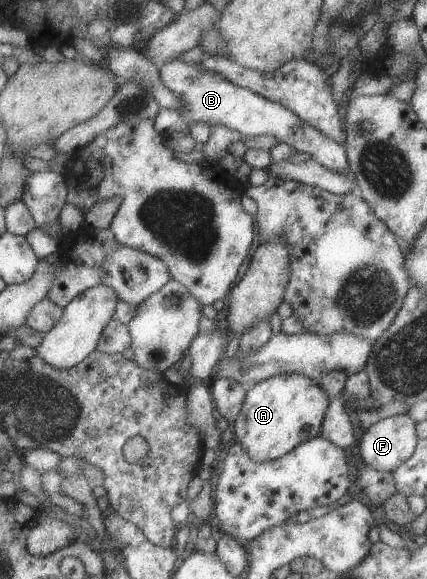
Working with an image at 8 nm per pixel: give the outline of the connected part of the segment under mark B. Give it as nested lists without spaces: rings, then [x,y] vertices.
[[[175,59],[174,61],[163,64],[160,67],[160,74],[163,82],[182,98],[184,108],[179,114],[187,125],[195,121],[205,121],[213,125],[227,125],[234,131],[240,132],[242,135],[247,135],[248,137],[269,134],[276,137],[278,142],[285,142],[291,145],[299,153],[307,152],[311,158],[318,160],[322,165],[328,166],[331,170],[349,173],[354,178],[354,174],[350,168],[350,162],[348,161],[346,147],[338,140],[327,136],[322,130],[305,122],[293,109],[287,108],[287,106],[282,105],[280,102],[265,98],[255,91],[235,86],[234,83],[229,82],[222,75],[207,73],[206,71],[202,71],[197,65],[185,63],[181,59]]]

